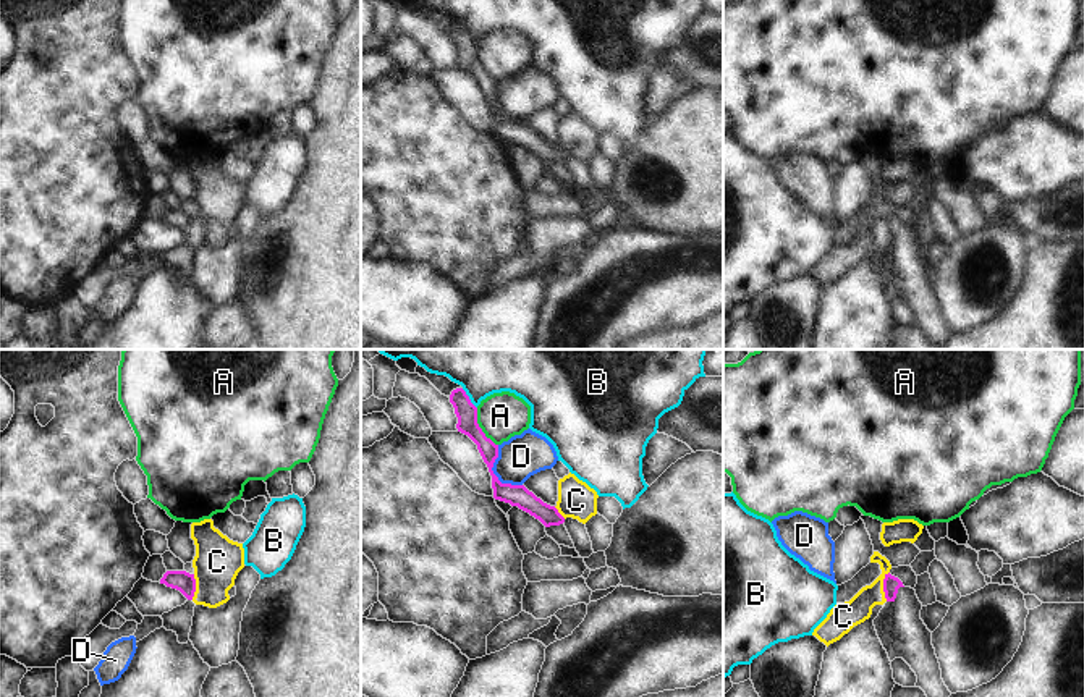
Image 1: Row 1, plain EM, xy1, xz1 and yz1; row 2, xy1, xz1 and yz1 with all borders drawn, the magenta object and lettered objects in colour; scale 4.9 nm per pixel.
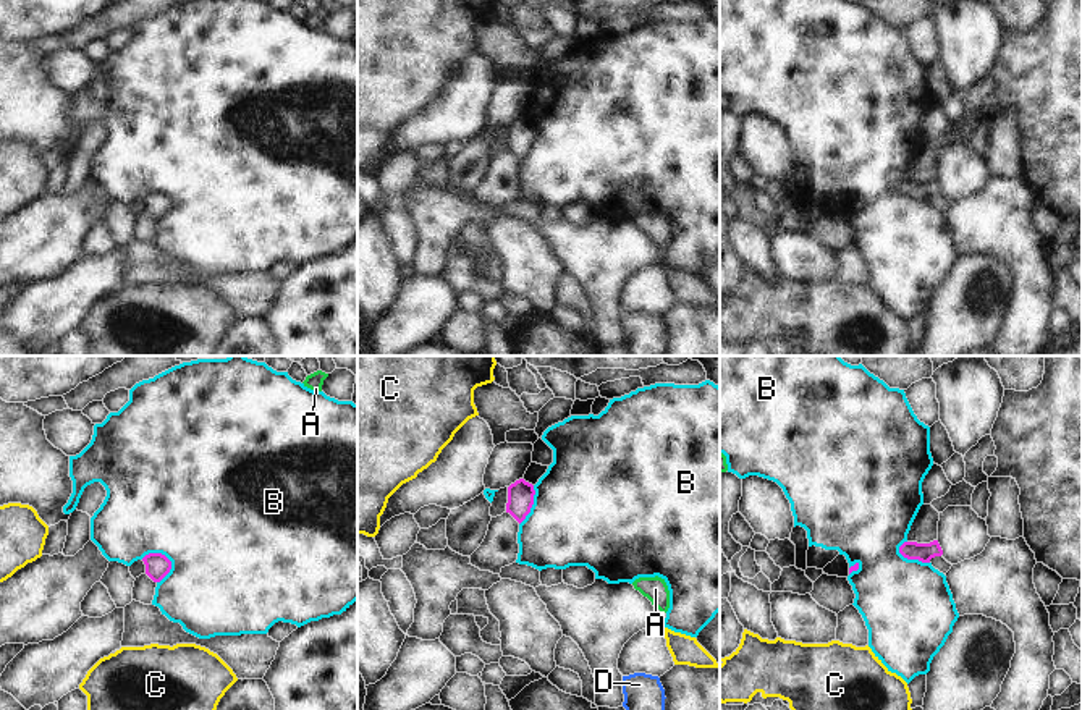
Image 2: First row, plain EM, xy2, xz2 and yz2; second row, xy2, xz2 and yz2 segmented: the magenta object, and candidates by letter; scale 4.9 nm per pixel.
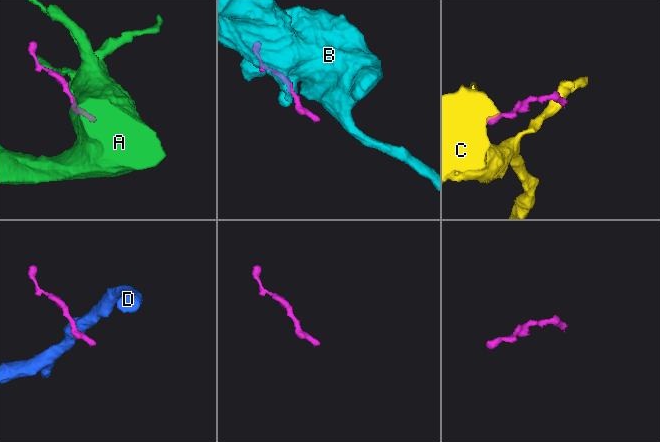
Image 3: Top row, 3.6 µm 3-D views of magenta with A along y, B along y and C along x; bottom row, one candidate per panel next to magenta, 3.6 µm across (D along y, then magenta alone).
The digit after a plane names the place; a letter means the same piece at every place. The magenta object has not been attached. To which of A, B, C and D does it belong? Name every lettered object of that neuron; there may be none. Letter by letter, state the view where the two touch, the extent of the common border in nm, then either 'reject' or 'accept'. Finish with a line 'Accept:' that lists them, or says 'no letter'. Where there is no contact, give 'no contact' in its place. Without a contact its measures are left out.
A: meets magenta in xz1; contact 220 nm long; reject
B: meets magenta in xy2; contact 170 nm long; reject
C: meets magenta in yz1; contact 150 nm long; reject
D: meets magenta in xz1; contact 240 nm long; reject
Accept: no letter

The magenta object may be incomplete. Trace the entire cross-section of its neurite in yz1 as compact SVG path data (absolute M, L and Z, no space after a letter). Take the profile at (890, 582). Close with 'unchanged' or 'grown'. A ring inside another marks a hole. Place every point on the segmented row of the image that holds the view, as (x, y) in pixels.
M888 572L883 592L887 603L874 619L874 626L890 661L903 658L917 676L916 687L927 697L950 697L932 645L932 632L921 619L922 603L916 590L904 587Z; grown

